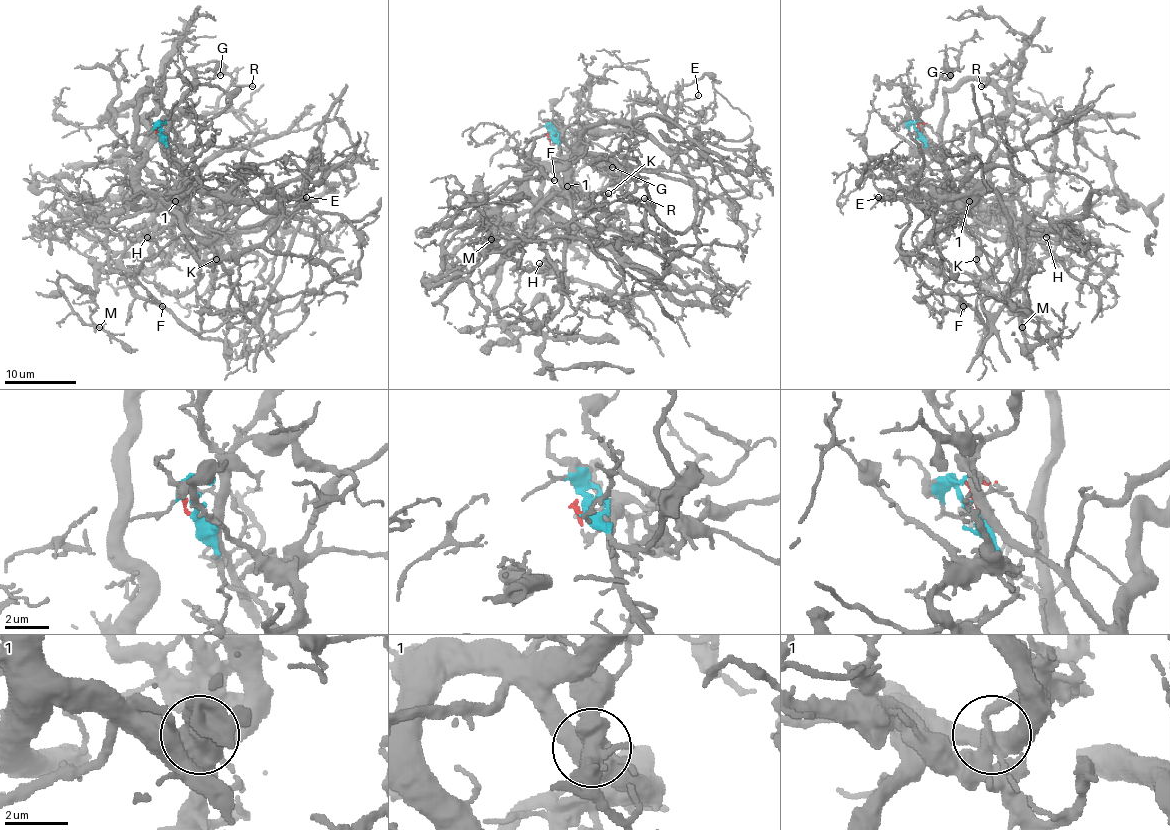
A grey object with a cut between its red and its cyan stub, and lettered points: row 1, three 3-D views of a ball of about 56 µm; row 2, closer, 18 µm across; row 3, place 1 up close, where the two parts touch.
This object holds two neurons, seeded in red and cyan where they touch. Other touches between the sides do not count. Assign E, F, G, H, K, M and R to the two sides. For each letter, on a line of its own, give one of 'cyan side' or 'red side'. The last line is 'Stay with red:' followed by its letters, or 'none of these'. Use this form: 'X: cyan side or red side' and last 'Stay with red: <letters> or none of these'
E: red side
F: red side
G: red side
H: cyan side
K: cyan side
M: cyan side
R: red side
Stay with red: E, F, G, R

